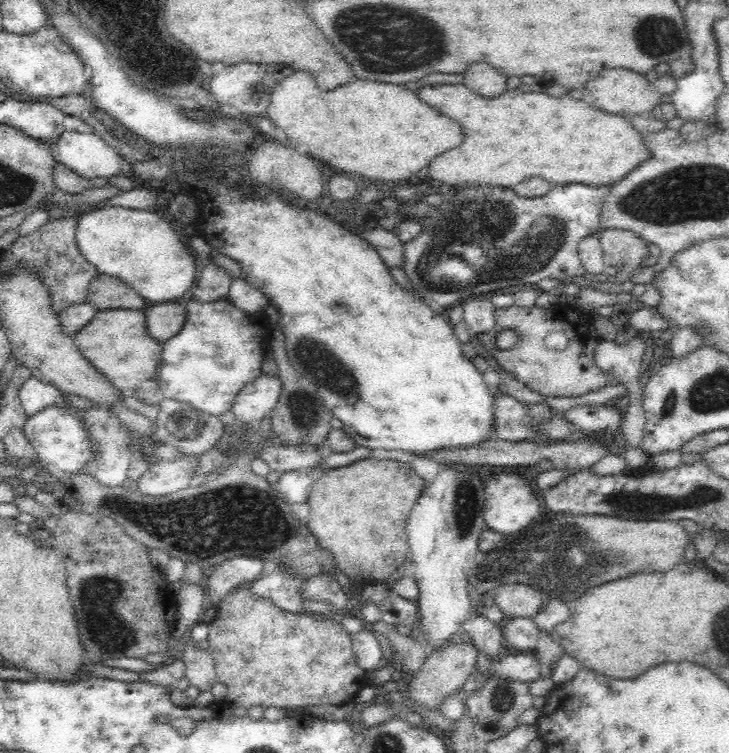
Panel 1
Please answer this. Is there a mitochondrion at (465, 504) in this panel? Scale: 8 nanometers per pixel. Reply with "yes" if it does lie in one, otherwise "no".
yes

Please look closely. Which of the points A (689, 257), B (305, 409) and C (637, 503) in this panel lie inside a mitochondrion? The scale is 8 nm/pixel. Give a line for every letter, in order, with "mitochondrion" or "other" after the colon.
A: other
B: mitochondrion
C: mitochondrion

